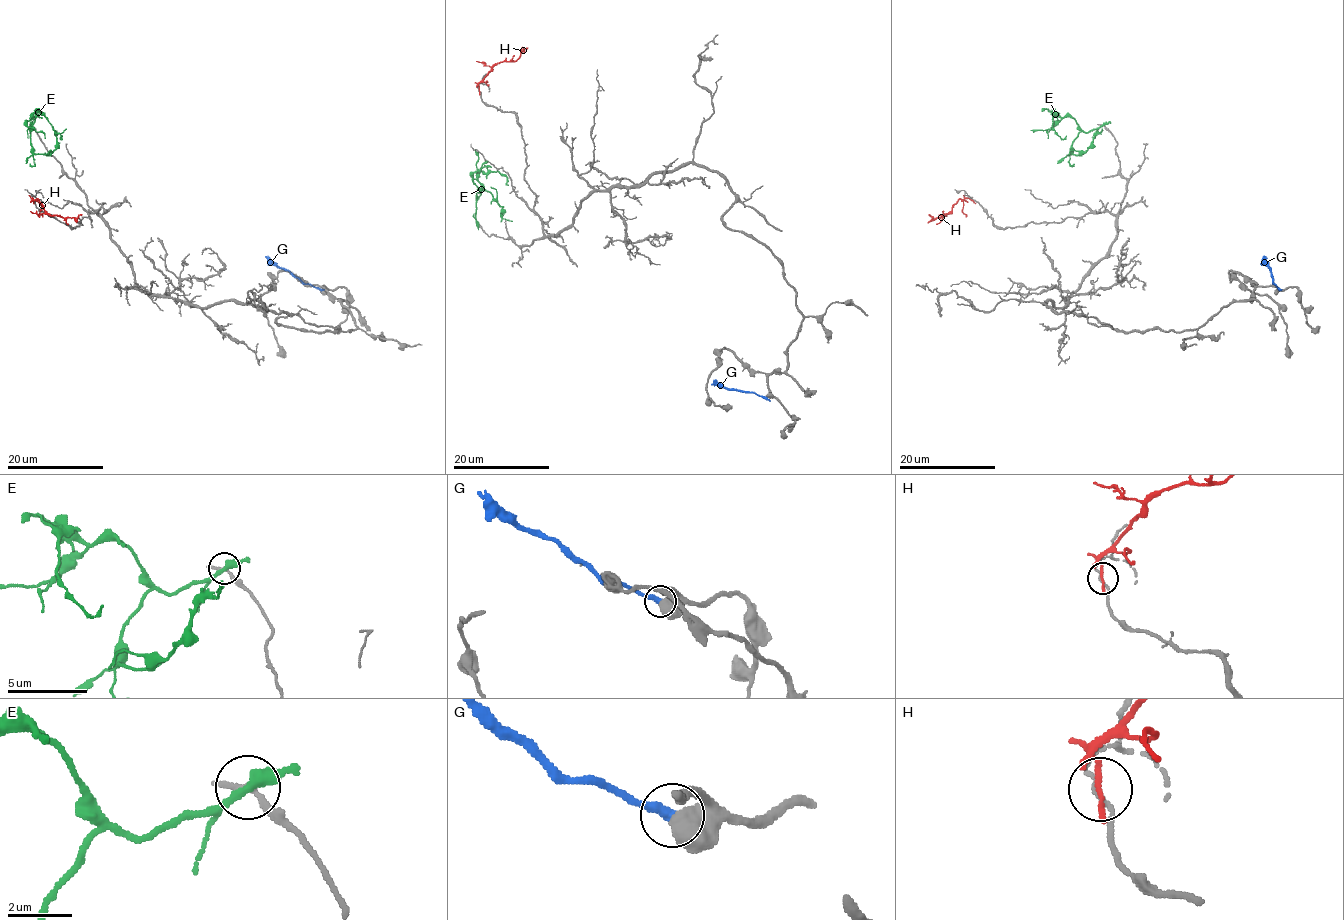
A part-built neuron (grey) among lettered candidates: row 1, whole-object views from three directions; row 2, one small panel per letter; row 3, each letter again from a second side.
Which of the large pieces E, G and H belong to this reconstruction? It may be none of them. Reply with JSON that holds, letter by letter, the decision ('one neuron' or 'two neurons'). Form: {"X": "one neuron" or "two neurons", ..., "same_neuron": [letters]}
{"E": "two neurons", "G": "two neurons", "H": "two neurons", "same_neuron": []}

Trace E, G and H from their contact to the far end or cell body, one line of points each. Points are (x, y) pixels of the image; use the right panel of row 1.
E: (1102, 125), (1084, 132), (1071, 117), (1054, 115), (1052, 112), (1052, 126), (1061, 138), (1066, 136)
G: (1278, 289), (1274, 284), (1265, 256)
H: (970, 199), (960, 199), (942, 217), (933, 219), (928, 214)

